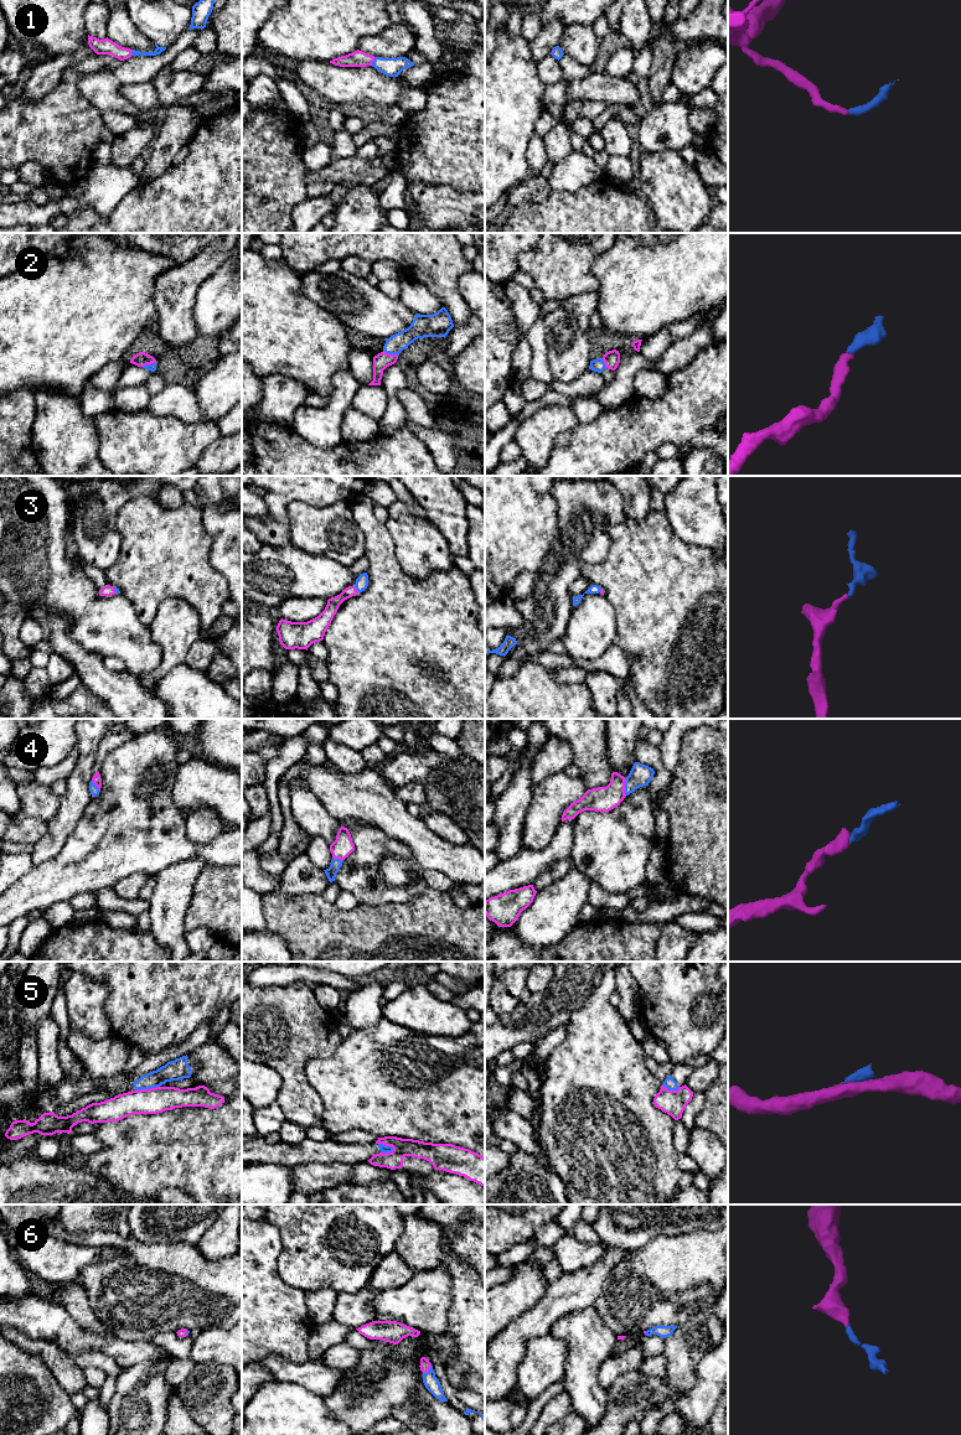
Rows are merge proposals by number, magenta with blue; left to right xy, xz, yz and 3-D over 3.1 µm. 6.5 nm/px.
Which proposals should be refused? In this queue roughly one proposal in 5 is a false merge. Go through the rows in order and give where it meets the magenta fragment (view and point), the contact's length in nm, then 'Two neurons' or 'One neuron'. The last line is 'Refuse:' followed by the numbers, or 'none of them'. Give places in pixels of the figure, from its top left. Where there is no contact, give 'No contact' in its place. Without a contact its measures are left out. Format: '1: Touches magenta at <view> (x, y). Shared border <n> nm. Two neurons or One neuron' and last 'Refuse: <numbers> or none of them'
1: Touches magenta at xz (373, 60). Shared border 70 nm. One neuron
2: Touches magenta at xz (391, 355). Shared border 100 nm. One neuron
3: Touches magenta at xz (355, 589). Shared border 50 nm. One neuron
4: Touches magenta at yz (624, 787). Shared border 120 nm. One neuron
5: Touches magenta at xz (387, 1145). Shared border 120 nm. Two neurons
6: Touches magenta at xz (428, 1369). Shared border 80 nm. One neuron
Refuse: 5

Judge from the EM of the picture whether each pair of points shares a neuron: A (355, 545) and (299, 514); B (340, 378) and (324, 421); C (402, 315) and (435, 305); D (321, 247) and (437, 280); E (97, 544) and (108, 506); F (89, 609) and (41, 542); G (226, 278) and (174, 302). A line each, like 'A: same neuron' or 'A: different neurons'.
A: same neuron
B: same neuron
C: different neurons
D: same neuron
E: same neuron
F: same neuron
G: different neurons

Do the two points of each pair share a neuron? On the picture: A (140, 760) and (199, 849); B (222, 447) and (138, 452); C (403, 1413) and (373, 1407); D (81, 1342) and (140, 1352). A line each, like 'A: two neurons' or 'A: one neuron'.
A: one neuron
B: two neurons
C: two neurons
D: one neuron

